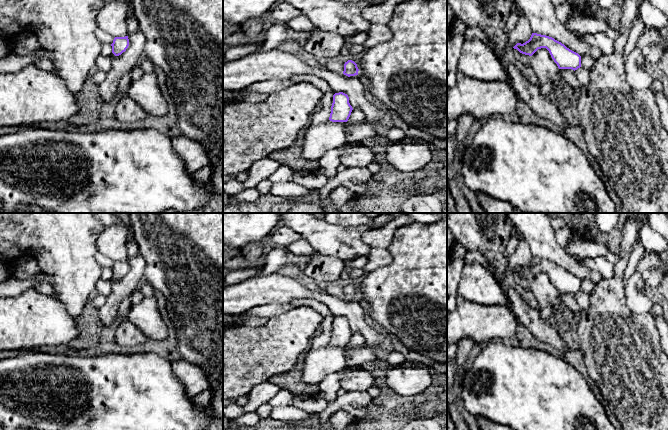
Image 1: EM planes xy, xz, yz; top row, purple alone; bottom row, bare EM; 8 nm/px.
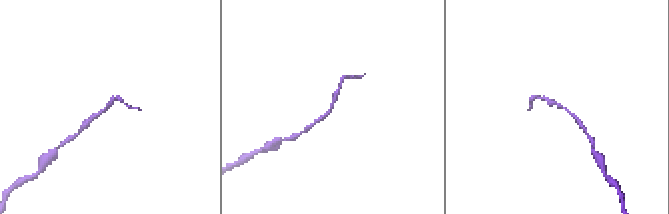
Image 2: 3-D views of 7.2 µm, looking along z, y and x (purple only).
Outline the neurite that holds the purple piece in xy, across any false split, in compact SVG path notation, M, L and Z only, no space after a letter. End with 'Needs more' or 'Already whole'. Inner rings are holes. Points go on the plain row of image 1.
M128 260L125 261L115 261L113 264L112 270L112 277L115 280L121 279L129 270L129 263Z. Already whole

